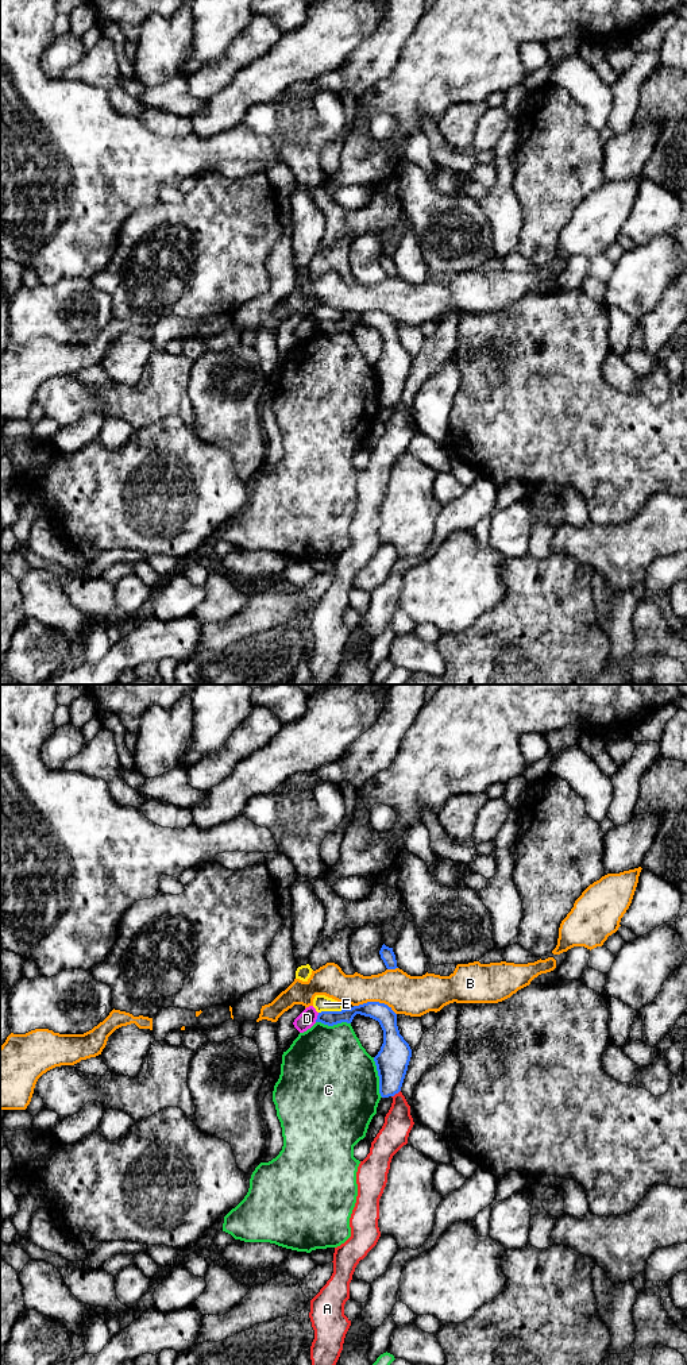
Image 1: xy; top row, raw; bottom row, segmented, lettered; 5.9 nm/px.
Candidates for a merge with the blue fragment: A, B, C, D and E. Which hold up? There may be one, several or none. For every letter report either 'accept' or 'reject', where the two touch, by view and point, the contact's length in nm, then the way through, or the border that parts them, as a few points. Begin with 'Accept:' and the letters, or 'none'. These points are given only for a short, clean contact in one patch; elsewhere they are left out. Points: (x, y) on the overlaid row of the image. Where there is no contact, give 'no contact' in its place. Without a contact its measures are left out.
Accept: none
A: reject; meets blue in xy at (396, 1092); contact 70 nm long; border along xy (400, 1090), (392, 1096)
B: reject; meets blue in xy at (375, 1002); contact 260 nm long
C: reject; meets blue in xy at (379, 1078); contact 240 nm long
D: reject; meets blue in xy at (317, 1017); contact 60 nm long; border along xy (319, 1013), (315, 1021)
E: reject; meets blue in xy at (331, 1011); contact 160 nm long; border along xy (344, 1009), (321, 1010), (319, 1013)

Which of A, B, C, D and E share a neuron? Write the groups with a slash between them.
A / B / C / D / E

